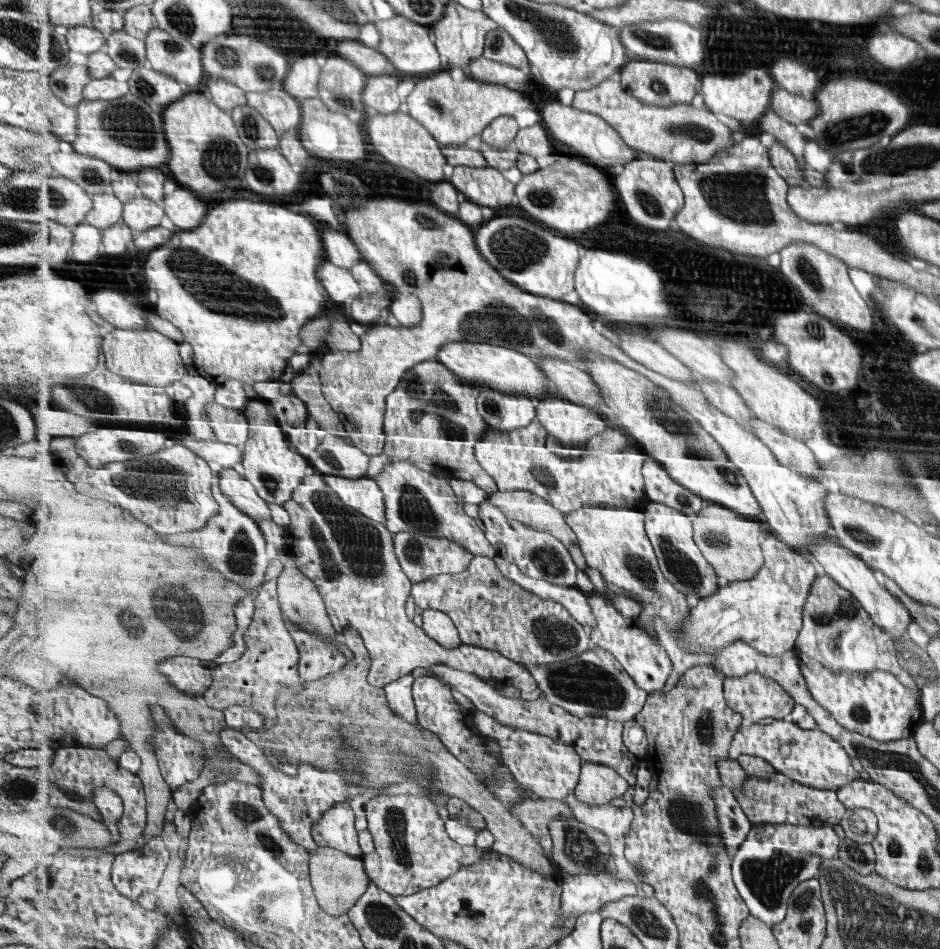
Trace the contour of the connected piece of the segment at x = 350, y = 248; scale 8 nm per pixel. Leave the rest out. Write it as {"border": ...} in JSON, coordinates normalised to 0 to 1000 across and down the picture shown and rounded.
{"border":[[[346,240],[341,251],[348,266],[348,275],[363,282],[372,283],[387,274],[382,261],[369,246]]]}

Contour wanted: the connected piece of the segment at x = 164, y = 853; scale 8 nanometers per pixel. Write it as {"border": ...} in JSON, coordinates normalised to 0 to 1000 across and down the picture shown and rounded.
{"border":[[[171,882],[163,883],[150,895],[128,899],[123,902],[119,925],[124,937],[139,947],[152,940],[163,941],[169,936],[177,916],[180,915],[180,896]]]}

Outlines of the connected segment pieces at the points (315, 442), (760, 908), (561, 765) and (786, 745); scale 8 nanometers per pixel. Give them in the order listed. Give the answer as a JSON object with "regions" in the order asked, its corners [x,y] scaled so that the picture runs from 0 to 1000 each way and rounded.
{"regions":[[[[297,401],[273,404],[269,409],[279,421],[284,423],[288,436],[317,478],[324,483],[333,478],[341,465],[327,451],[330,434],[324,424],[315,415],[301,415]]],[[[801,868],[795,885],[778,907],[780,932],[798,956],[798,963],[821,978],[833,972],[844,939],[853,929],[869,926],[878,906],[891,903],[896,884],[890,875],[878,869]]],[[[506,749],[505,763],[516,778],[523,779],[533,786],[537,805],[544,809],[549,822],[569,834],[576,842],[599,843],[612,837],[618,820],[621,802],[614,792],[597,780],[570,773],[552,766],[535,764],[522,753]]],[[[824,758],[818,763],[789,763],[786,771],[782,772],[776,797],[780,801],[785,801],[790,796],[813,799],[827,809],[827,815],[871,832],[891,835],[900,826],[916,820],[900,788],[889,782],[883,773],[872,767],[856,769],[844,760]]]]}

